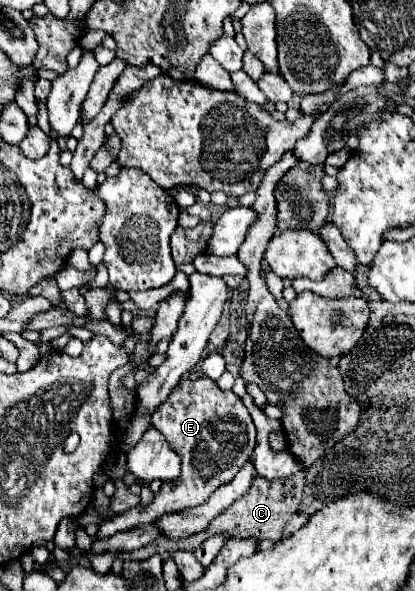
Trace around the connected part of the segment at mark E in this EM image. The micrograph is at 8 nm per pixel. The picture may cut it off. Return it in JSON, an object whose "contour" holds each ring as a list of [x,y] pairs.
{"contour":[[[199,377],[197,381],[181,381],[169,399],[155,409],[151,415],[151,425],[165,435],[171,449],[181,457],[181,475],[175,481],[165,481],[149,505],[137,505],[109,521],[103,521],[99,525],[99,539],[107,539],[119,531],[139,525],[149,525],[161,515],[201,505],[219,485],[235,477],[245,461],[251,459],[255,449],[257,429],[243,401],[239,397],[227,397],[227,391],[217,389],[215,381],[209,381],[207,377]]]}

